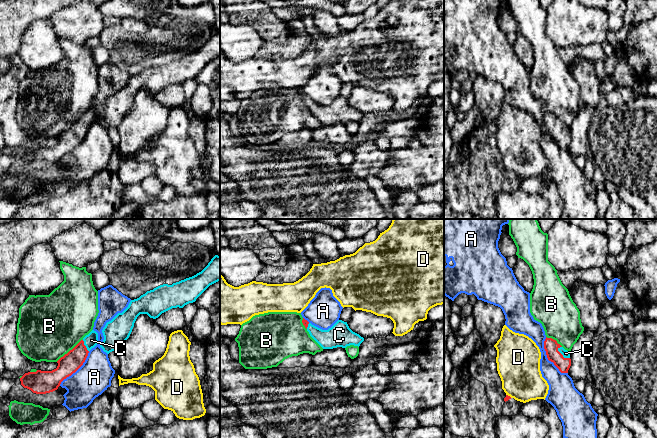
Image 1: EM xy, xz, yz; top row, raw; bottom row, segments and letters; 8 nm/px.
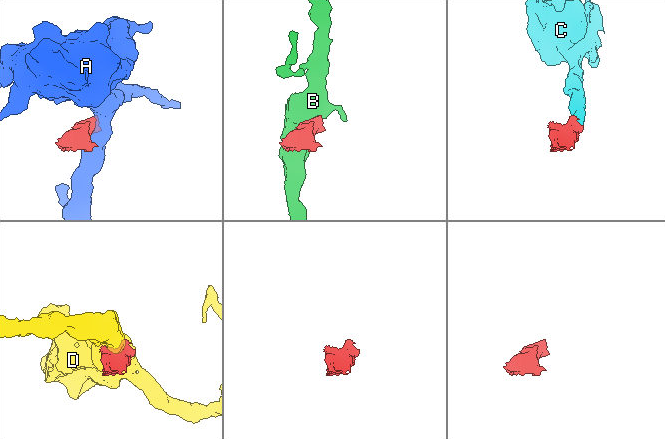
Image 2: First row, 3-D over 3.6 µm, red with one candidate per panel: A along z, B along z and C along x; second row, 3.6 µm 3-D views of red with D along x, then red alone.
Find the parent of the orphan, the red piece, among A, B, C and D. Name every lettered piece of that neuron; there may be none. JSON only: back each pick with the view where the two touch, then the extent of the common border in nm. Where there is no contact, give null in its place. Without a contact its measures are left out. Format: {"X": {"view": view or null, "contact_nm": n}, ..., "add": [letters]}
{"C": {"view": "yz", "contact_nm": 130}, "add": ["C"]}

